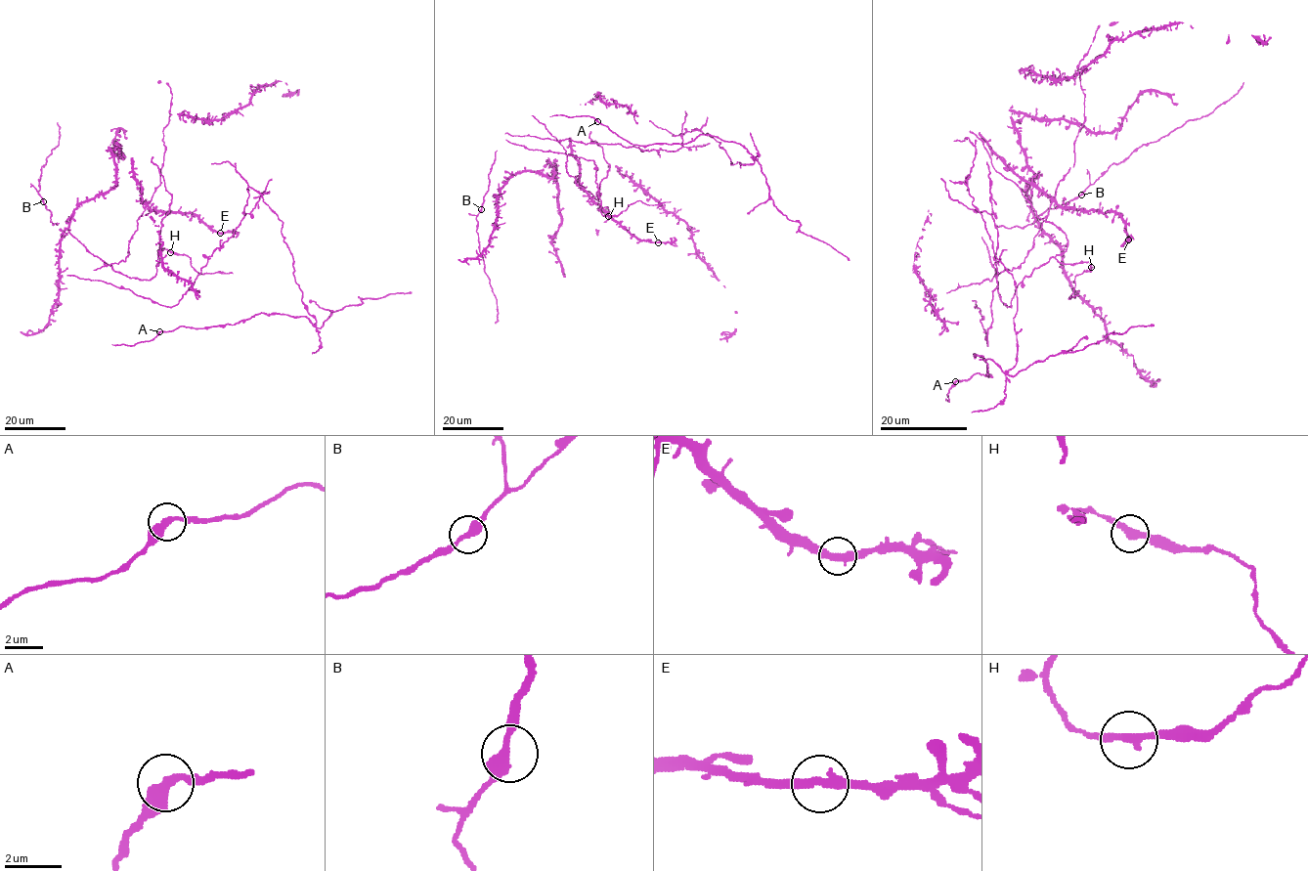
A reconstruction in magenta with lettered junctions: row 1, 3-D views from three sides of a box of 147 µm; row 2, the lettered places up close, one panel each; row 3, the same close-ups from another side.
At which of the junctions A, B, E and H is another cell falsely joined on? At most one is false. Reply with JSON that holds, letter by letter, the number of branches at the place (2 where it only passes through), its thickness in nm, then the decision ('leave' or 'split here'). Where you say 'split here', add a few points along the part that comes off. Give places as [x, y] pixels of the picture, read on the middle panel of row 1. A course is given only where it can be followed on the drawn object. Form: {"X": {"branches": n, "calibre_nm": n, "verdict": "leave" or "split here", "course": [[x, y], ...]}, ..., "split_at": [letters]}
{"A": {"branches": 2, "calibre_nm": 360, "verdict": "leave"}, "B": {"branches": 2, "calibre_nm": 400, "verdict": "leave"}, "E": {"branches": 2, "calibre_nm": 340, "verdict": "leave"}, "H": {"branches": 2, "calibre_nm": 300, "verdict": "leave"}, "split_at": []}

